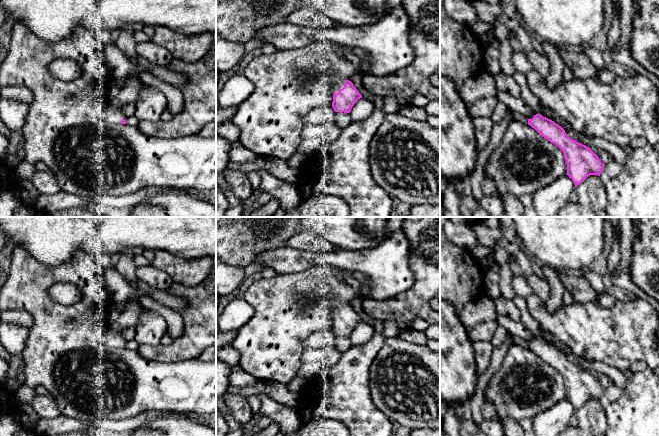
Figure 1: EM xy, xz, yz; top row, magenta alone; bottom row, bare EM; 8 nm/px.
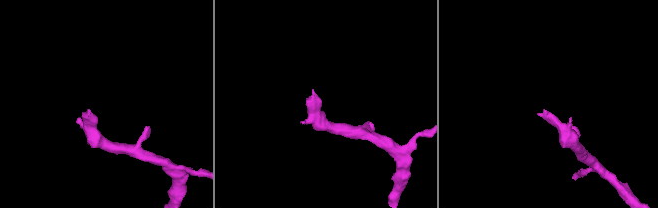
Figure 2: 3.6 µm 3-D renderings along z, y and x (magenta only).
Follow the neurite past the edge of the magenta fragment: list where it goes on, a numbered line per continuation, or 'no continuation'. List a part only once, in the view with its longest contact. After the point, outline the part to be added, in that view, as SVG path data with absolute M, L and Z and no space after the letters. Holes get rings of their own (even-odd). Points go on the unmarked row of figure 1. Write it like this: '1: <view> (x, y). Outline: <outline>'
1: xz (338, 307). Outline: M332 298L332 317L338 317L345 310L345 304L340 303L338 298Z

